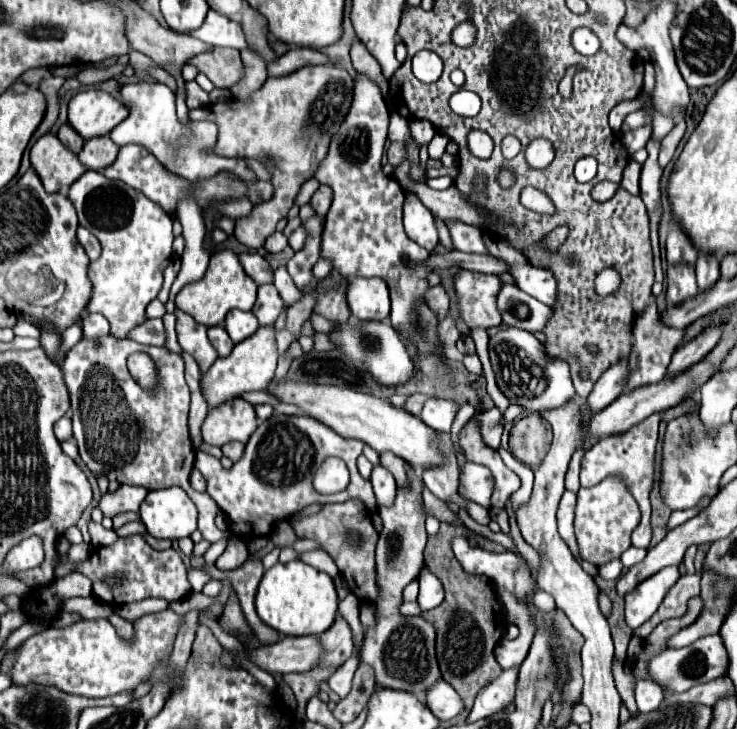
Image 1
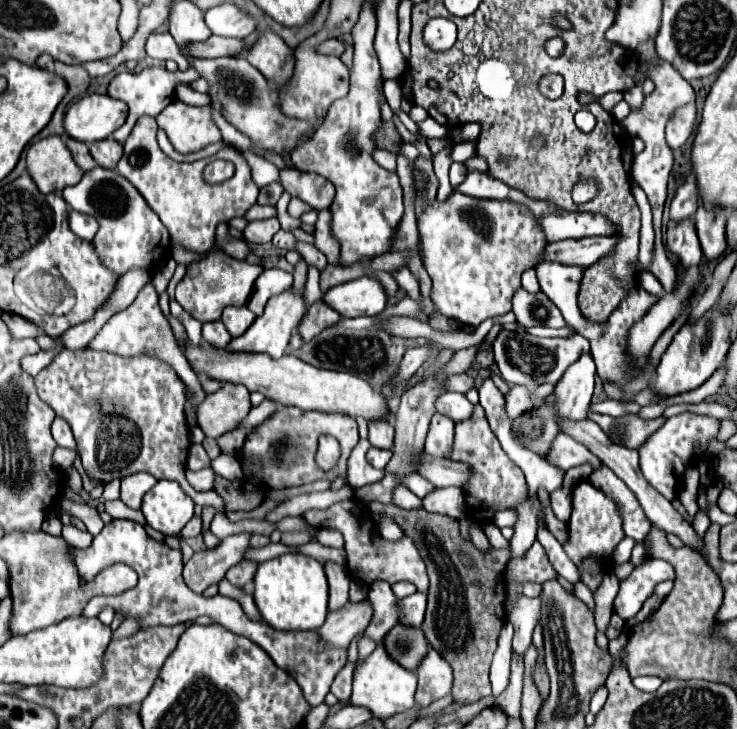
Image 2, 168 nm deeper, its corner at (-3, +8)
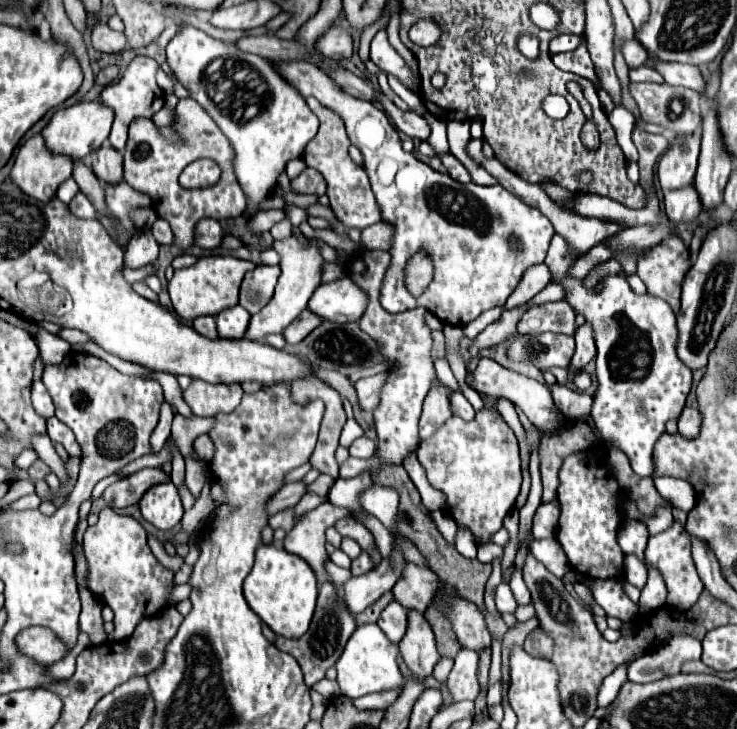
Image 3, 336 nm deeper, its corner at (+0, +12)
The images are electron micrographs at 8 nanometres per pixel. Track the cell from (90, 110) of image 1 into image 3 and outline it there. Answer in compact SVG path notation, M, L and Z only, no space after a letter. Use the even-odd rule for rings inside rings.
M77 102L71 108L57 110L49 120L49 124L43 128L41 136L51 154L69 156L71 160L81 160L93 150L101 148L101 144L109 136L111 124L113 124L113 112L103 102Z

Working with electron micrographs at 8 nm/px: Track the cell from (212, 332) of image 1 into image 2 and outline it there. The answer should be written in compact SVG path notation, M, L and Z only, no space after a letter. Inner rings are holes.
M216 320L216 322L206 322L206 324L202 326L202 338L204 338L210 346L214 346L214 348L218 348L218 350L224 350L224 348L228 346L228 342L232 340L232 336L228 334L226 326L224 326L220 320Z

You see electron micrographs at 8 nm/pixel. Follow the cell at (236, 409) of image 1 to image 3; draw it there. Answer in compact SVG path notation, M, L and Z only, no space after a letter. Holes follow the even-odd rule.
M191 380L189 388L183 390L183 400L197 416L215 416L217 412L233 412L241 402L243 390L239 384L207 384L203 380Z

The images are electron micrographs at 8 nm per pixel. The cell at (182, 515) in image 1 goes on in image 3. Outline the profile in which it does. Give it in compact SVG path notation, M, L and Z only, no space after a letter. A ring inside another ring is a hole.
M173 482L157 484L145 492L145 496L139 502L143 518L153 524L159 530L171 530L179 524L183 516L181 498L177 494L177 488Z

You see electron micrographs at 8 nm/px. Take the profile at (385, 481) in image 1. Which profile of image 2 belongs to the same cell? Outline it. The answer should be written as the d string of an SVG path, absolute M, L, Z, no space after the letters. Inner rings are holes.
M370 448L368 454L366 454L366 458L368 458L368 462L370 462L374 468L384 470L386 464L388 464L388 460L392 458L392 452L390 452L390 450L380 450L380 448Z

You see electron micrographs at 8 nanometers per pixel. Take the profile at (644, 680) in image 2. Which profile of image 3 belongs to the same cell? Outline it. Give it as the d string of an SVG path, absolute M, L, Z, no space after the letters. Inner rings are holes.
M675 636L669 644L661 644L655 652L649 652L629 666L629 680L647 684L665 676L681 672L681 666L689 660L701 658L701 642L693 636Z

